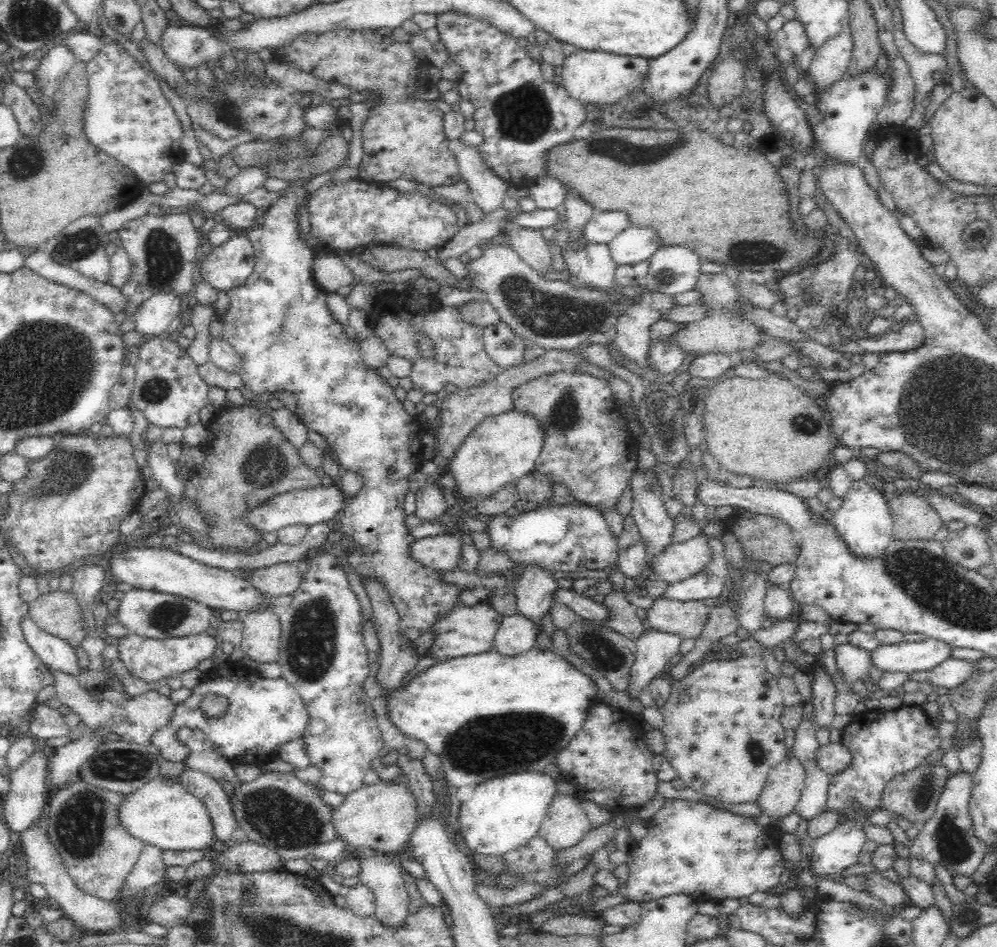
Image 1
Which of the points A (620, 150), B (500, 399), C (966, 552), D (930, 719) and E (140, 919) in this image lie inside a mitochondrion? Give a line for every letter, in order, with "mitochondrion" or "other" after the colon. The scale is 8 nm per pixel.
A: mitochondrion
B: other
C: mitochondrion
D: other
E: other

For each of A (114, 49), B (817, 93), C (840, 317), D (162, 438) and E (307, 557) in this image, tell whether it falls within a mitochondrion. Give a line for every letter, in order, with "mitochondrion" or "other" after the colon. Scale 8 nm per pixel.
A: other
B: other
C: other
D: other
E: other

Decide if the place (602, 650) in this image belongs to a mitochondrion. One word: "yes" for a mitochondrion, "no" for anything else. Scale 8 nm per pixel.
yes

